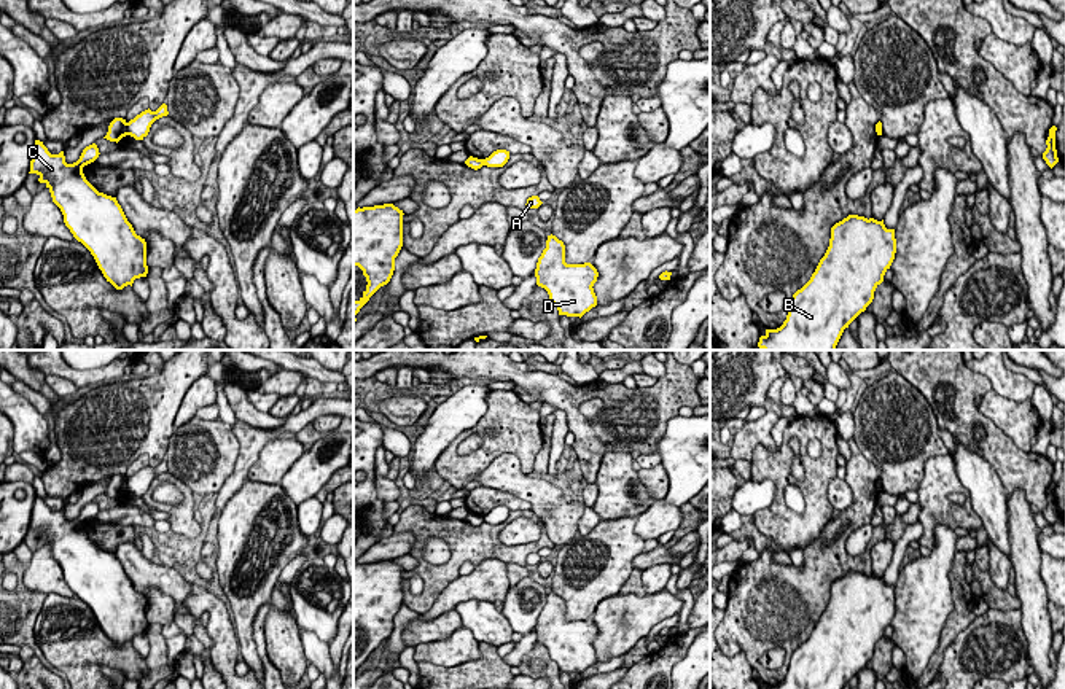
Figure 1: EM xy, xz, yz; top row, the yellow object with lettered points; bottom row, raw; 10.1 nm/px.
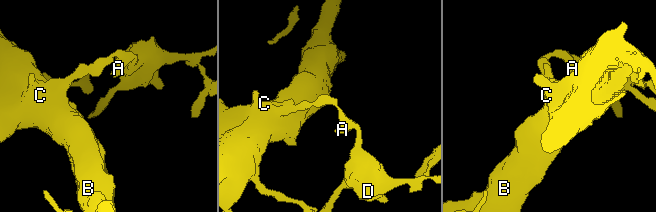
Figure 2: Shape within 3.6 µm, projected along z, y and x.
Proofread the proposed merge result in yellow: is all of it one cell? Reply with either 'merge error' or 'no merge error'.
merge error

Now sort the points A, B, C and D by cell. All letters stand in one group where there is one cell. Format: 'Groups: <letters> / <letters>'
Groups: A D / B C

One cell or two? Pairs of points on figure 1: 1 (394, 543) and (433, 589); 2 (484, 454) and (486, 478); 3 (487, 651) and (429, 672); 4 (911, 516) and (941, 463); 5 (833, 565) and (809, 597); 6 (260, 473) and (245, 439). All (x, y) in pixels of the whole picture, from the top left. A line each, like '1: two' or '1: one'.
1: two
2: two
3: one
4: two
5: one
6: two

